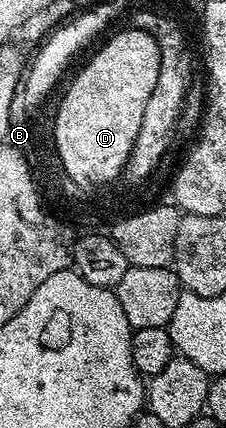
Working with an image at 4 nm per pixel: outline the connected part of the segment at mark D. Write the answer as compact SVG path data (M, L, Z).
M127 33L100 53L90 69L75 82L75 88L71 89L70 97L67 97L59 117L59 146L67 169L79 178L79 181L103 181L104 178L114 177L116 170L123 164L127 146L131 144L131 138L135 136L135 129L139 126L144 101L147 100L147 94L151 92L155 82L158 53L152 41L142 33Z

